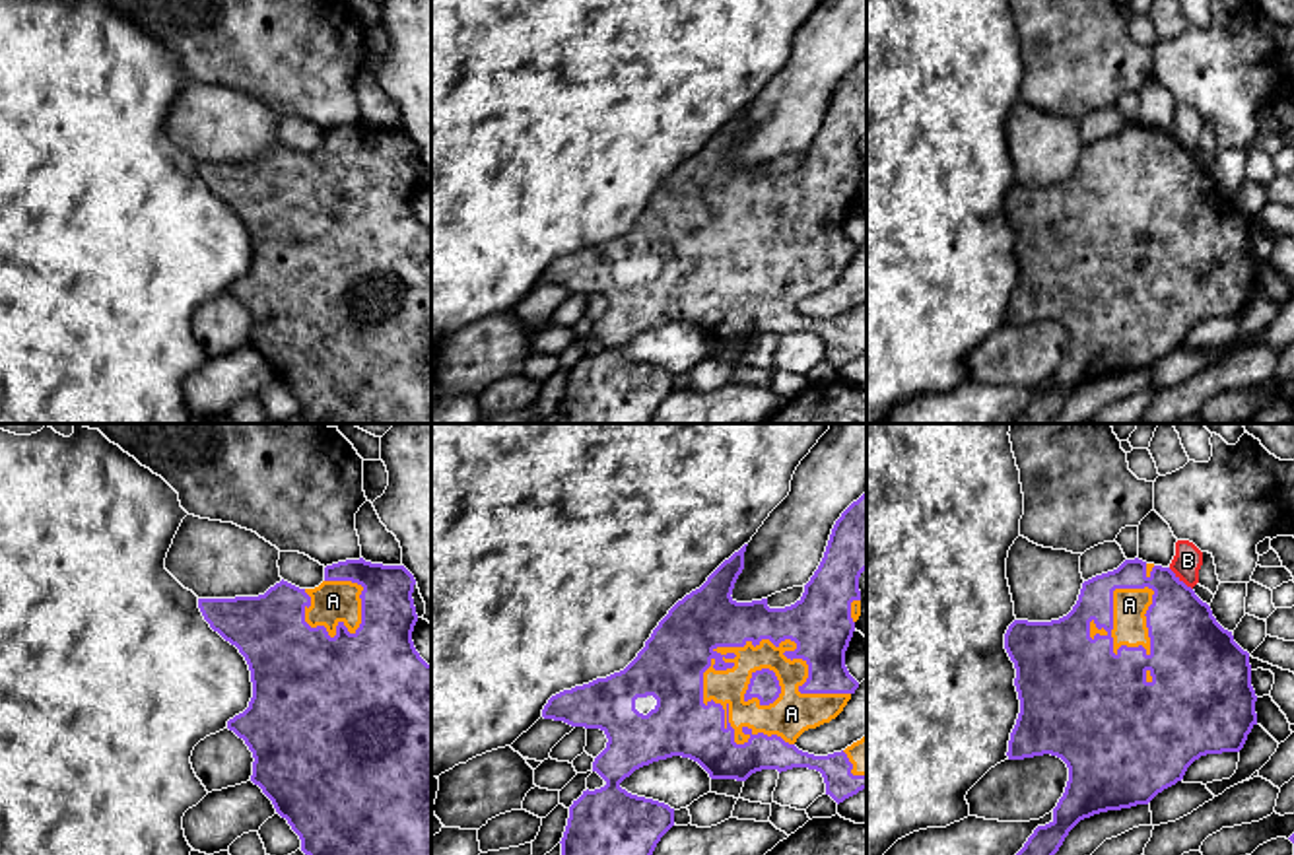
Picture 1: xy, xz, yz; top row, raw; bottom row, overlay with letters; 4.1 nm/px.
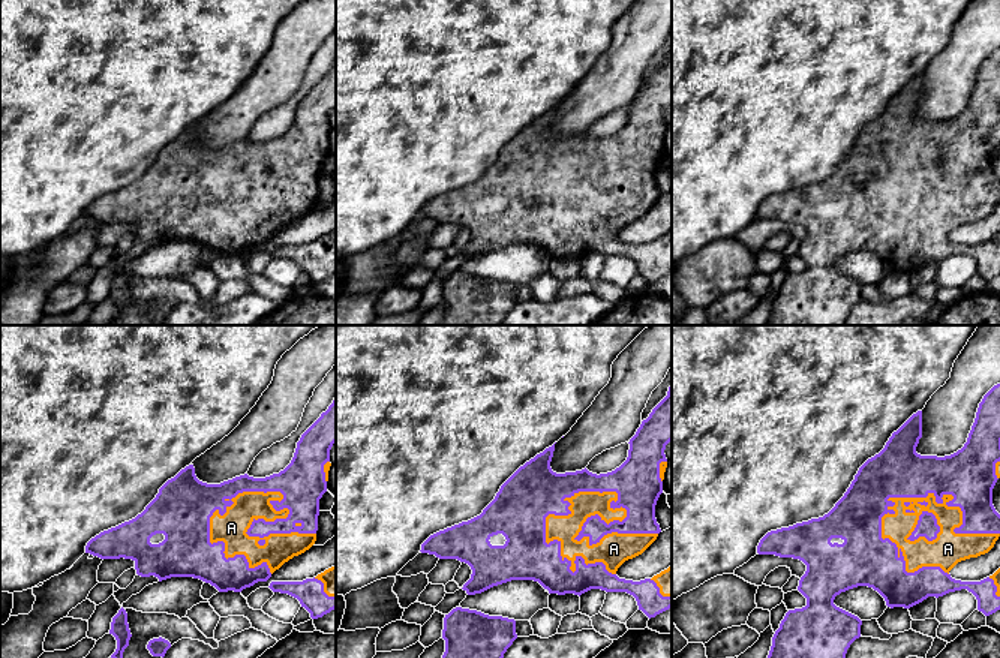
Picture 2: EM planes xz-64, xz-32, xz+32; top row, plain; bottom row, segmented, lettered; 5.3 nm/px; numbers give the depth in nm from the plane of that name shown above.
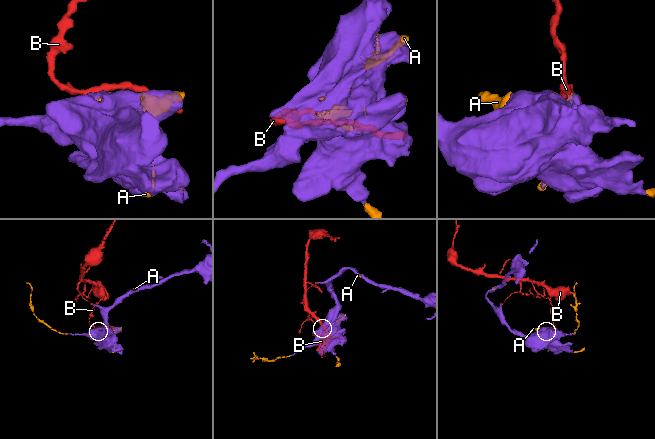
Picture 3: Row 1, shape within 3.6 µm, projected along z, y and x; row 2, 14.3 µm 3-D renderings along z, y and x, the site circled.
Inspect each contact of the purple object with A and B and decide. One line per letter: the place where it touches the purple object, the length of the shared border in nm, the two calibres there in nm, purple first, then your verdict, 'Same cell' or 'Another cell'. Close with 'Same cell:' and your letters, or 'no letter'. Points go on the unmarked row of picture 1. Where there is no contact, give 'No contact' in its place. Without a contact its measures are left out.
A: Touches purple at xz (789, 203). Shared border 600 nm. Thickness 260 nm (purple) against 120 nm. Same cell
B: Touches purple at yz (1178, 142). Shared border 140 nm. Thickness 280 nm (purple) against 120 nm. Another cell
Same cell: A

